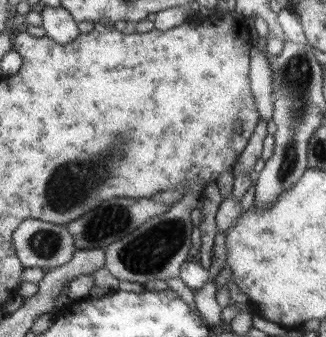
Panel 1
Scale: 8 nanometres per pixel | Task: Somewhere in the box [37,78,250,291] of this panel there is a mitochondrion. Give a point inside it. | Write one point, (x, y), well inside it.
(66, 190)

